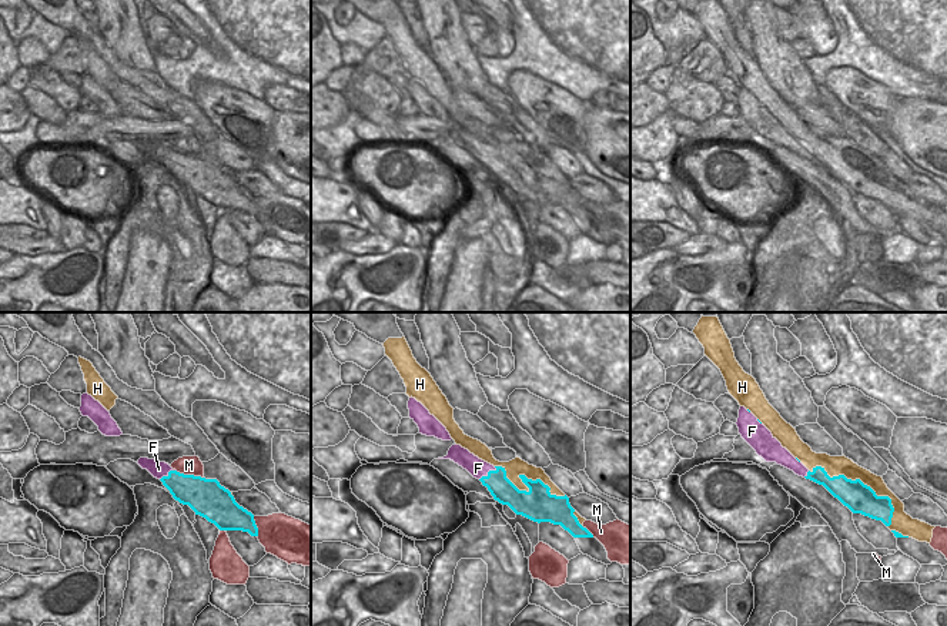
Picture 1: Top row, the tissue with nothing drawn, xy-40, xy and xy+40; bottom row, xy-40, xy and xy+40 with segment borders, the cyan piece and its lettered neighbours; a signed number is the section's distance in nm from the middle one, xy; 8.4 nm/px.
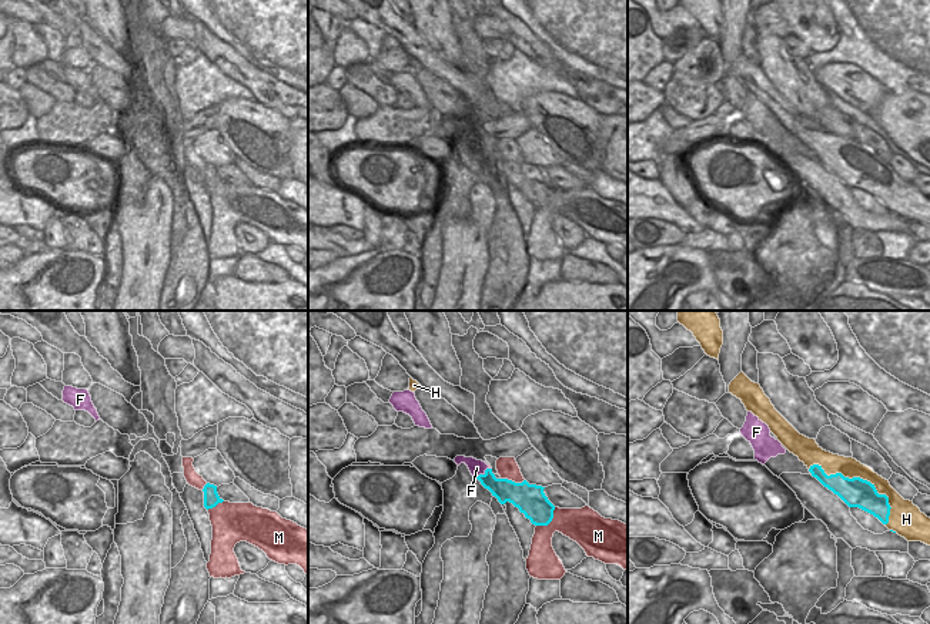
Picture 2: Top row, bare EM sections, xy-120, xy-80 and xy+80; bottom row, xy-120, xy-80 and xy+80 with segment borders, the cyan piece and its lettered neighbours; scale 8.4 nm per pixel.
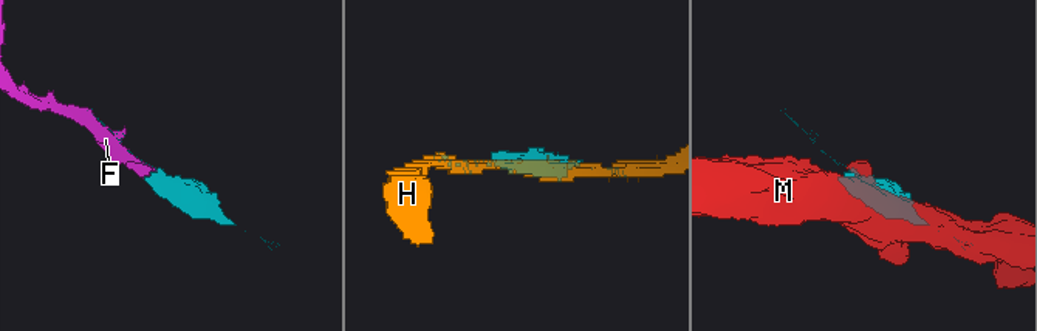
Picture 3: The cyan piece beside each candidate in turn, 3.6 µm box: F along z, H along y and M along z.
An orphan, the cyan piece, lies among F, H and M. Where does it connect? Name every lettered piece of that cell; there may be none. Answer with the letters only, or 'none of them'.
F

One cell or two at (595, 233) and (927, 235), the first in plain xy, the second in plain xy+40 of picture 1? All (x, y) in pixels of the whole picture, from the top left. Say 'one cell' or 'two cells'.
one cell

